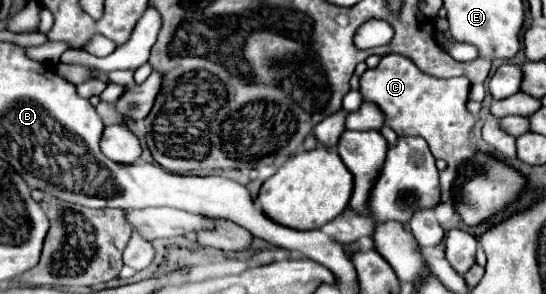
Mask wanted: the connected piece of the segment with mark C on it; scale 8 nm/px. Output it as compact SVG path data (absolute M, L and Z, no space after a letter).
M398 53L384 55L378 67L368 69L360 77L362 101L378 105L384 113L386 127L394 129L398 137L416 135L426 139L432 155L448 163L442 171L442 203L452 201L466 225L478 225L506 203L512 203L526 181L506 163L468 147L468 137L474 127L474 117L466 109L470 87L467 78L428 77L412 63L412 59Z

